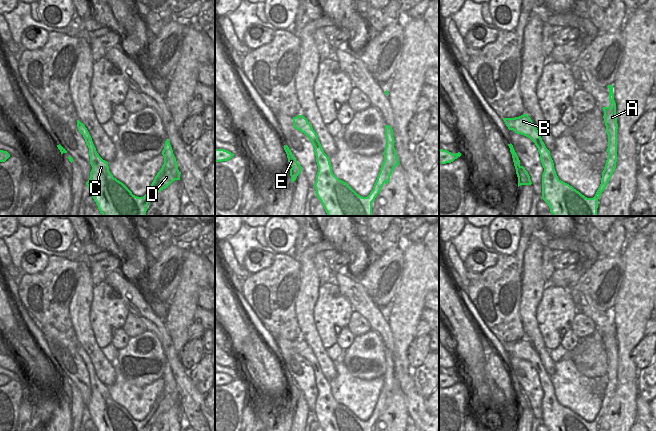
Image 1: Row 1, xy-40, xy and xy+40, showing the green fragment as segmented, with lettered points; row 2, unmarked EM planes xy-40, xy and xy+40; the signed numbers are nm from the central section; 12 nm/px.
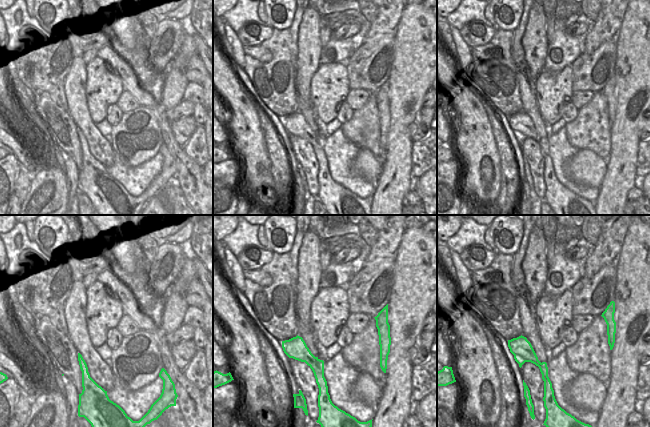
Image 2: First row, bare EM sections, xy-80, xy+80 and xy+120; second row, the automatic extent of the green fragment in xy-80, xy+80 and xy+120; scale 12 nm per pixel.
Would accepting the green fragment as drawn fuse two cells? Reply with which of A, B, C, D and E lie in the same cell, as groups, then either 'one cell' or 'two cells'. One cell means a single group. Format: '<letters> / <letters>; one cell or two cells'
A C D / B E; two cells

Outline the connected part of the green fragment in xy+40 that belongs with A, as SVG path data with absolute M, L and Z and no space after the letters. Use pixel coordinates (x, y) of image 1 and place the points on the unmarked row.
M608 309L610 330L603 331L604 346L608 359L608 382L602 396L601 408L593 422L587 422L569 408L561 405L554 393L554 387L550 375L543 365L535 367L540 378L540 384L544 392L542 398L542 423L549 431L598 431L598 423L605 414L617 386L617 338L614 325L613 310Z

